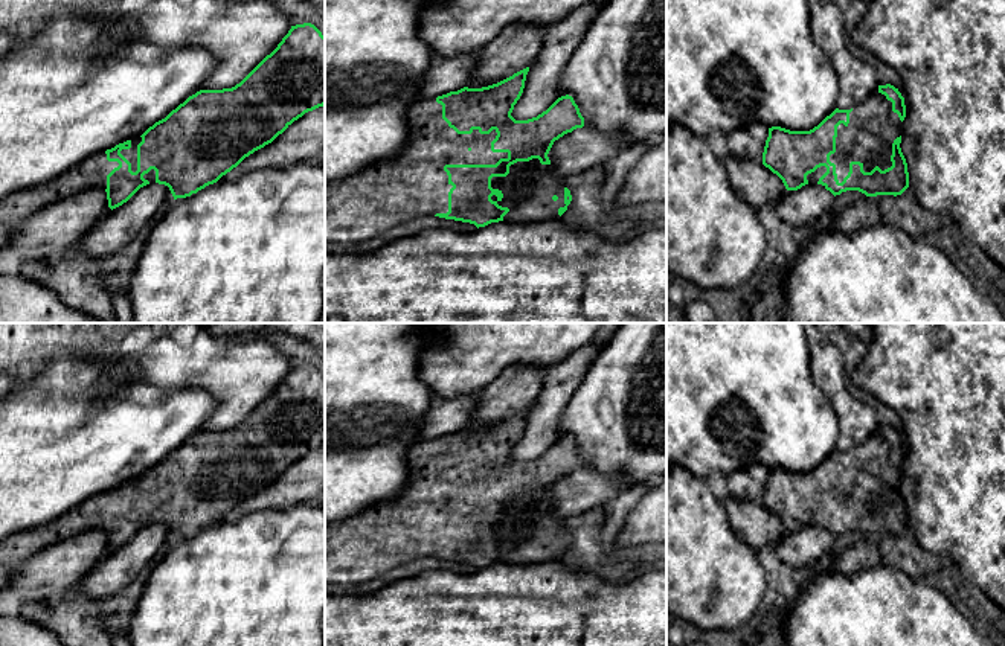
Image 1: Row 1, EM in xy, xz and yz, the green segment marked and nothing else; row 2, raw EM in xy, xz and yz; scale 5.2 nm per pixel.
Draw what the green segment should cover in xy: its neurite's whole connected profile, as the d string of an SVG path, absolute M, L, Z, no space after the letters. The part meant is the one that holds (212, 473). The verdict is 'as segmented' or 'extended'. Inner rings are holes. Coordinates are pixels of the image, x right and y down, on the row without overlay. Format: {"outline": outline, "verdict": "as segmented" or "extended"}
{"outline": "M311 364L291 367L278 389L235 428L200 431L140 478L96 494L46 526L3 539L0 567L18 565L40 550L87 530L104 530L111 552L149 524L168 527L174 541L191 538L271 484L305 454L323 446L325 378Z", "verdict": "extended"}

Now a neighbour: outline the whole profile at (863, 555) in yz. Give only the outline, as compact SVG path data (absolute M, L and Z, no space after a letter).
M865 538L833 555L833 558L836 570L843 574L854 574L862 570L878 567L883 562L874 538Z

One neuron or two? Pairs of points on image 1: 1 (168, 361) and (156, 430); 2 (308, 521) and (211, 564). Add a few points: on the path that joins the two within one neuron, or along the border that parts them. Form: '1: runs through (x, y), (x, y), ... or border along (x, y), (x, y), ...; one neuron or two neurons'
1: border along (128, 380), (147, 380), (170, 389), (200, 389); two neurons
2: runs through (284, 546), (263, 564), (235, 564); one neuron

